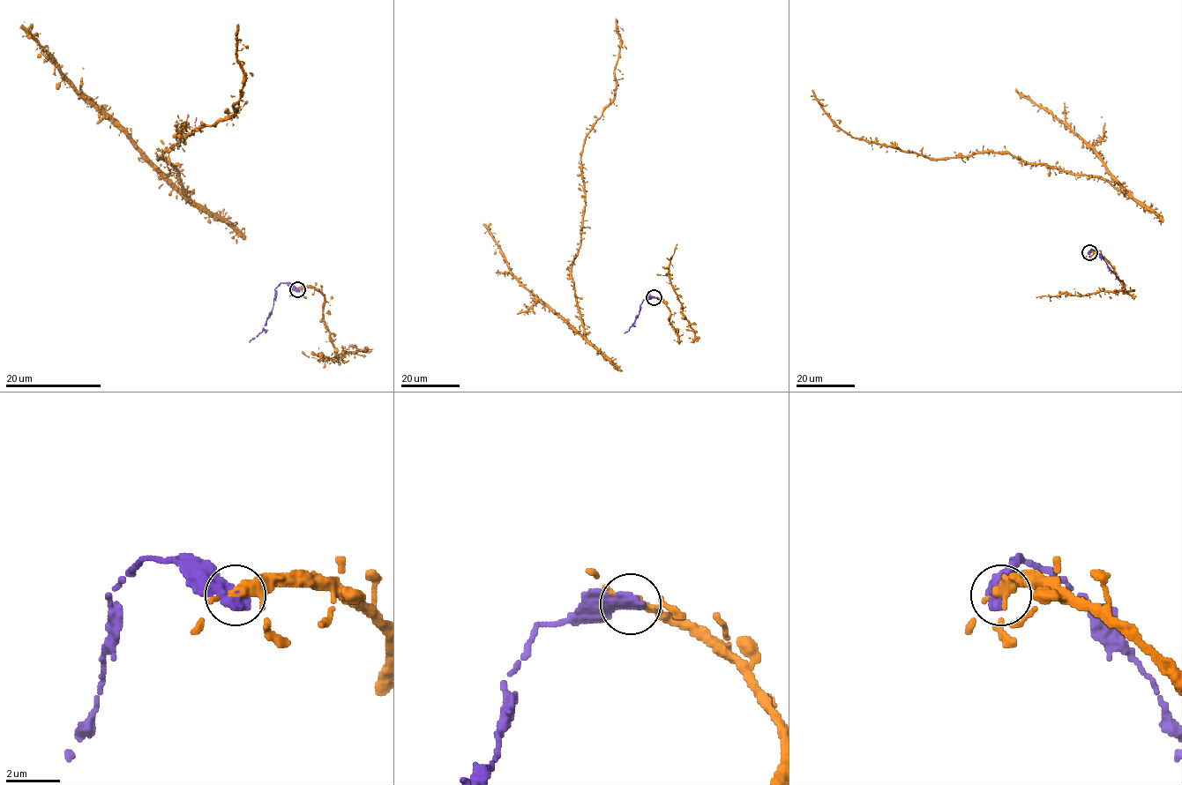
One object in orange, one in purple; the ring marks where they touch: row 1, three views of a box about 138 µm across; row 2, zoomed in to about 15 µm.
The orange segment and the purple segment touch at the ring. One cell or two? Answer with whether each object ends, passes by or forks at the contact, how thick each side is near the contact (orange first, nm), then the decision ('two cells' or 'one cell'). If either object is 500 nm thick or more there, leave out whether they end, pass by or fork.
280/600 nm | two cells

